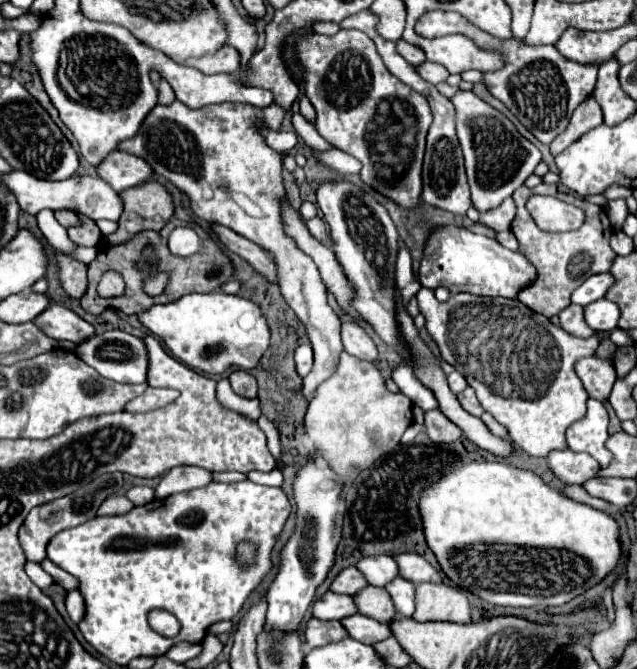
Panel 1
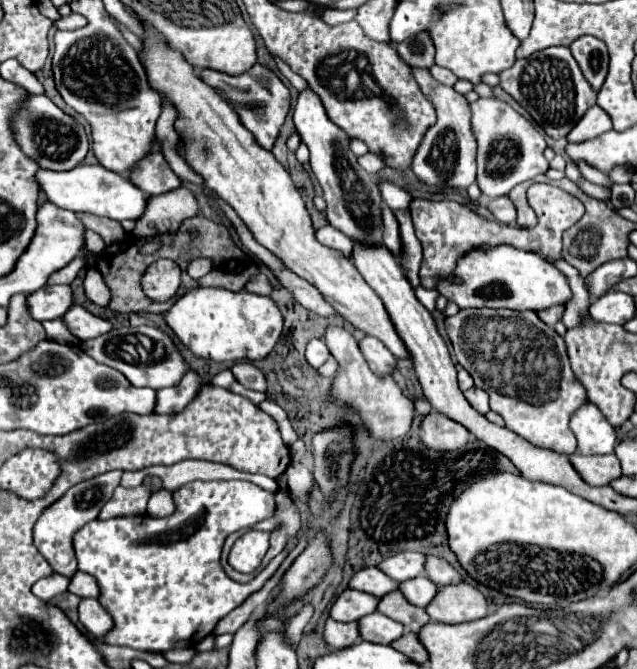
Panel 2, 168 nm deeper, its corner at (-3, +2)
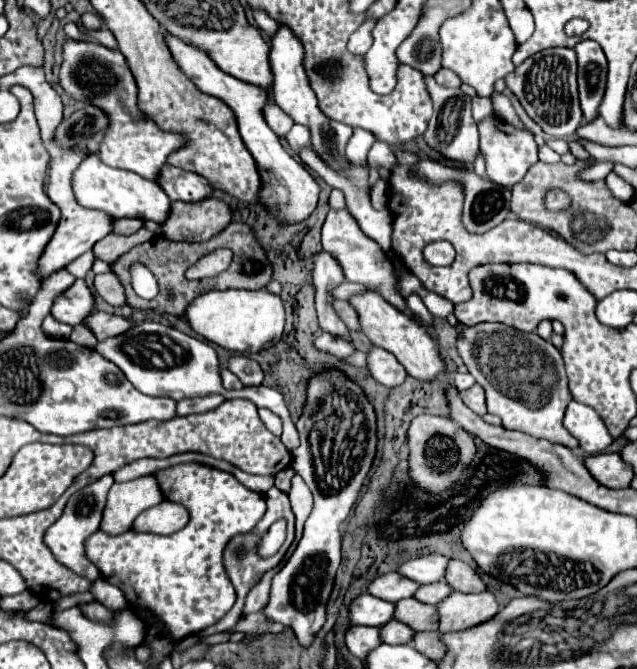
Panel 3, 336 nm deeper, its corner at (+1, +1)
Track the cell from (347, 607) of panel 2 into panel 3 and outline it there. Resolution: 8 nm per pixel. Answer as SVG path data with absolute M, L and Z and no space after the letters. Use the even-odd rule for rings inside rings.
M360 594L350 602L348 618L350 624L364 624L364 626L382 626L392 620L394 604L374 598L370 594Z

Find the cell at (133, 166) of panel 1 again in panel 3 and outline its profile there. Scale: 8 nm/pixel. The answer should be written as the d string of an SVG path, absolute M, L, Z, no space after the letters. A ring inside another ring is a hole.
M170 164L162 168L162 176L158 176L158 184L162 184L162 190L172 200L182 200L182 202L196 202L212 194L210 184L202 176L174 168Z

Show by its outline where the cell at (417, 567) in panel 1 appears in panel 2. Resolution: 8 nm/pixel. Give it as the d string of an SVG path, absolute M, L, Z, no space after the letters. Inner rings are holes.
M432 555L426 559L426 575L438 585L452 585L462 581L462 575L446 559Z

